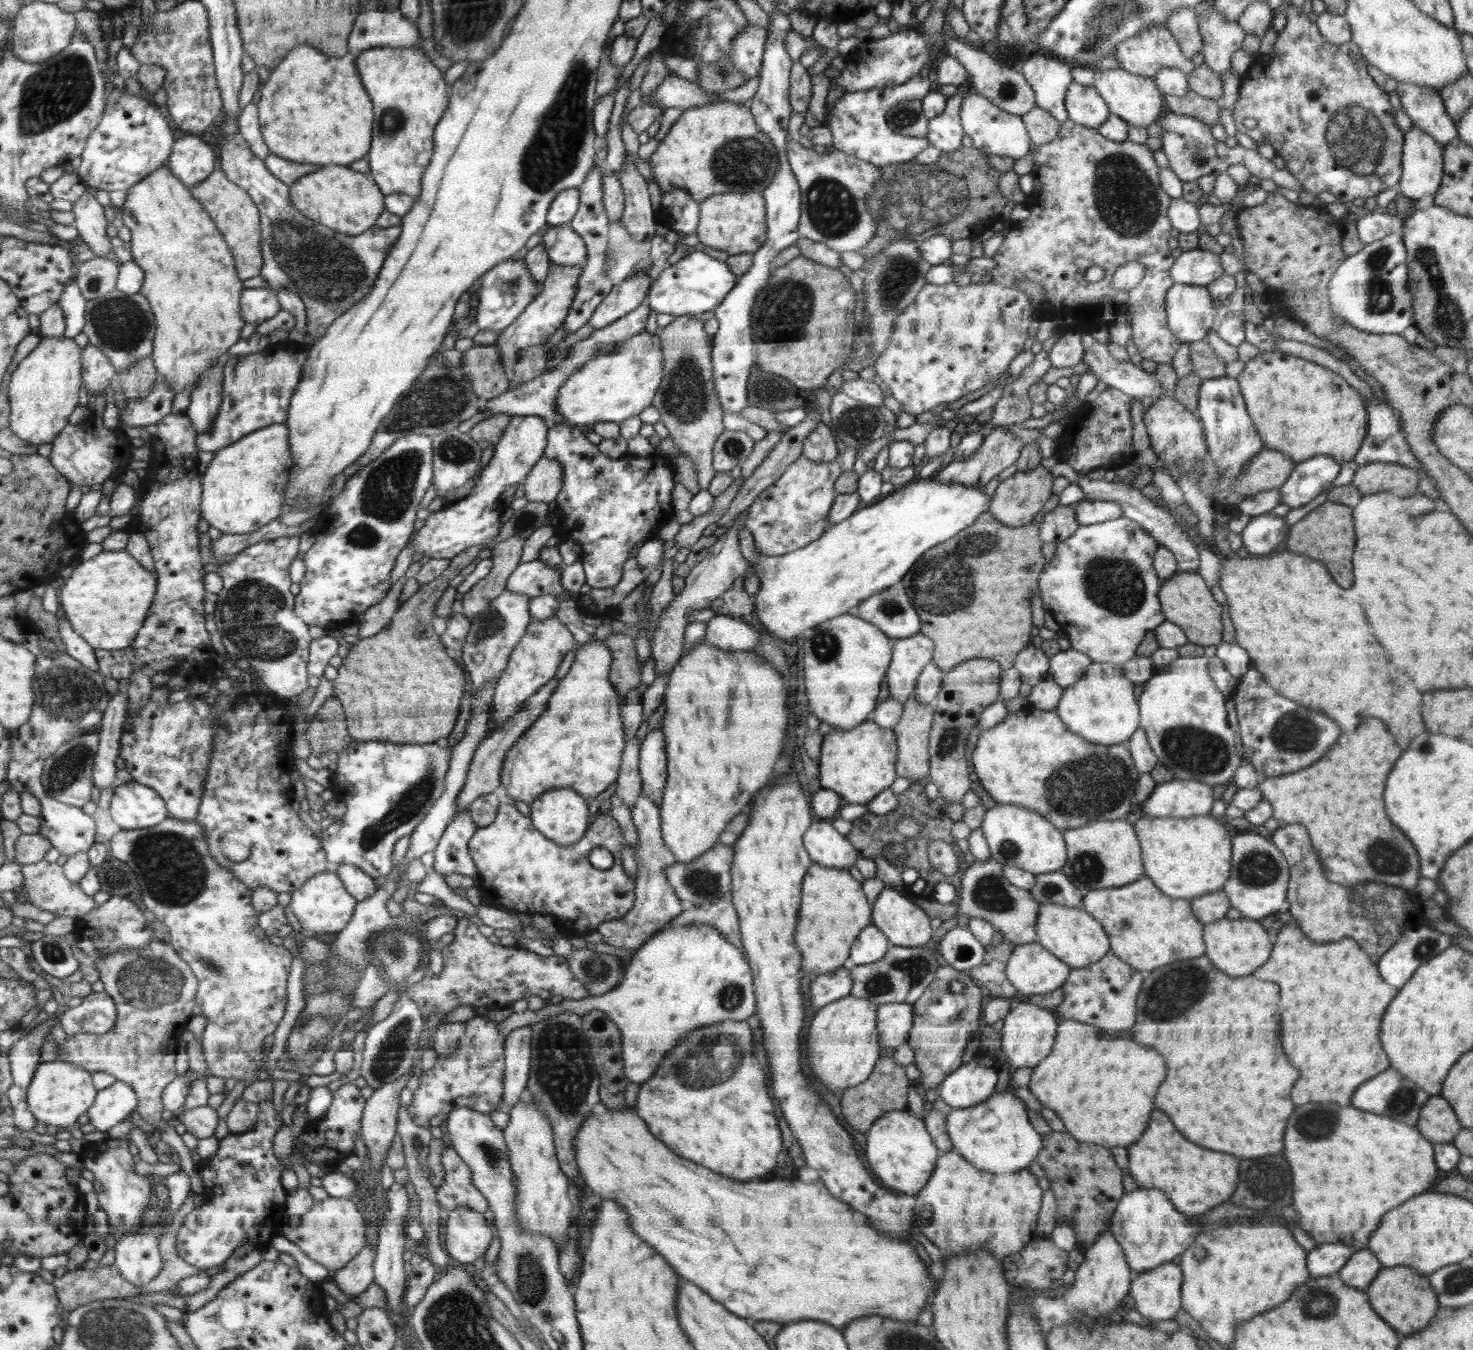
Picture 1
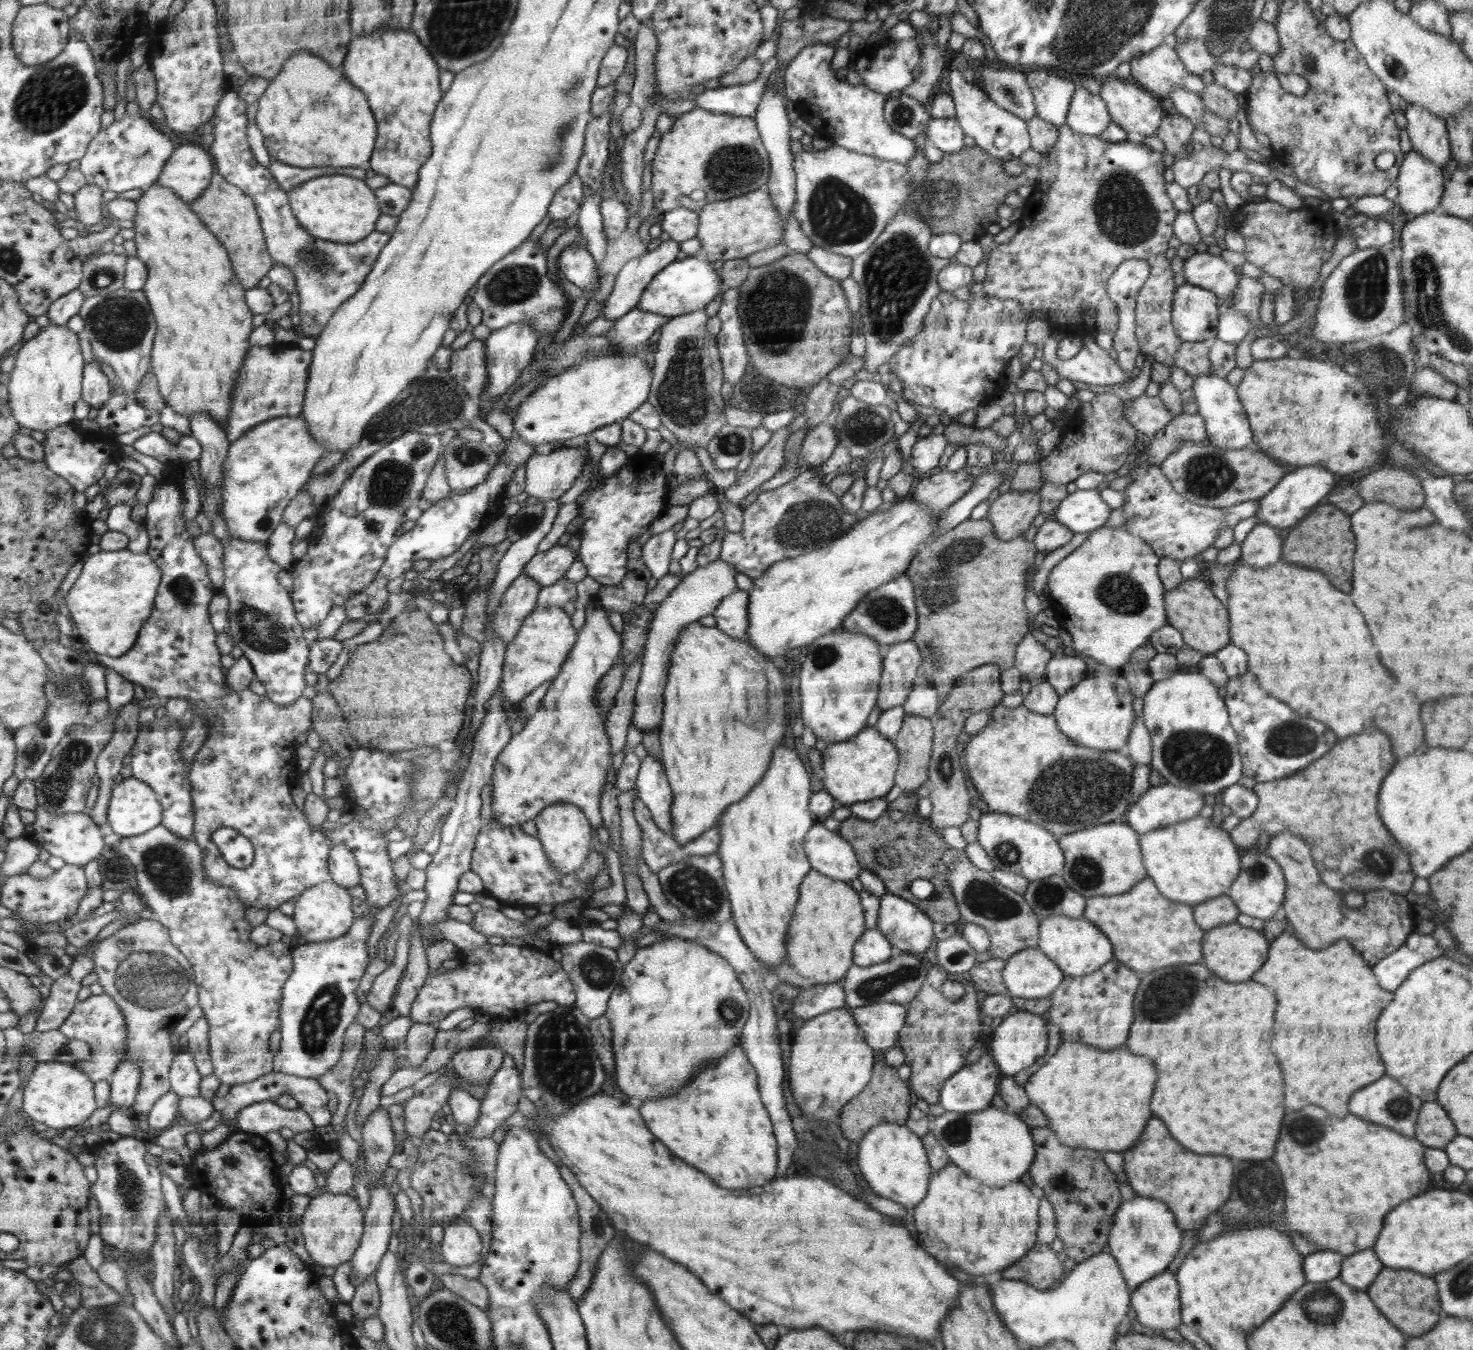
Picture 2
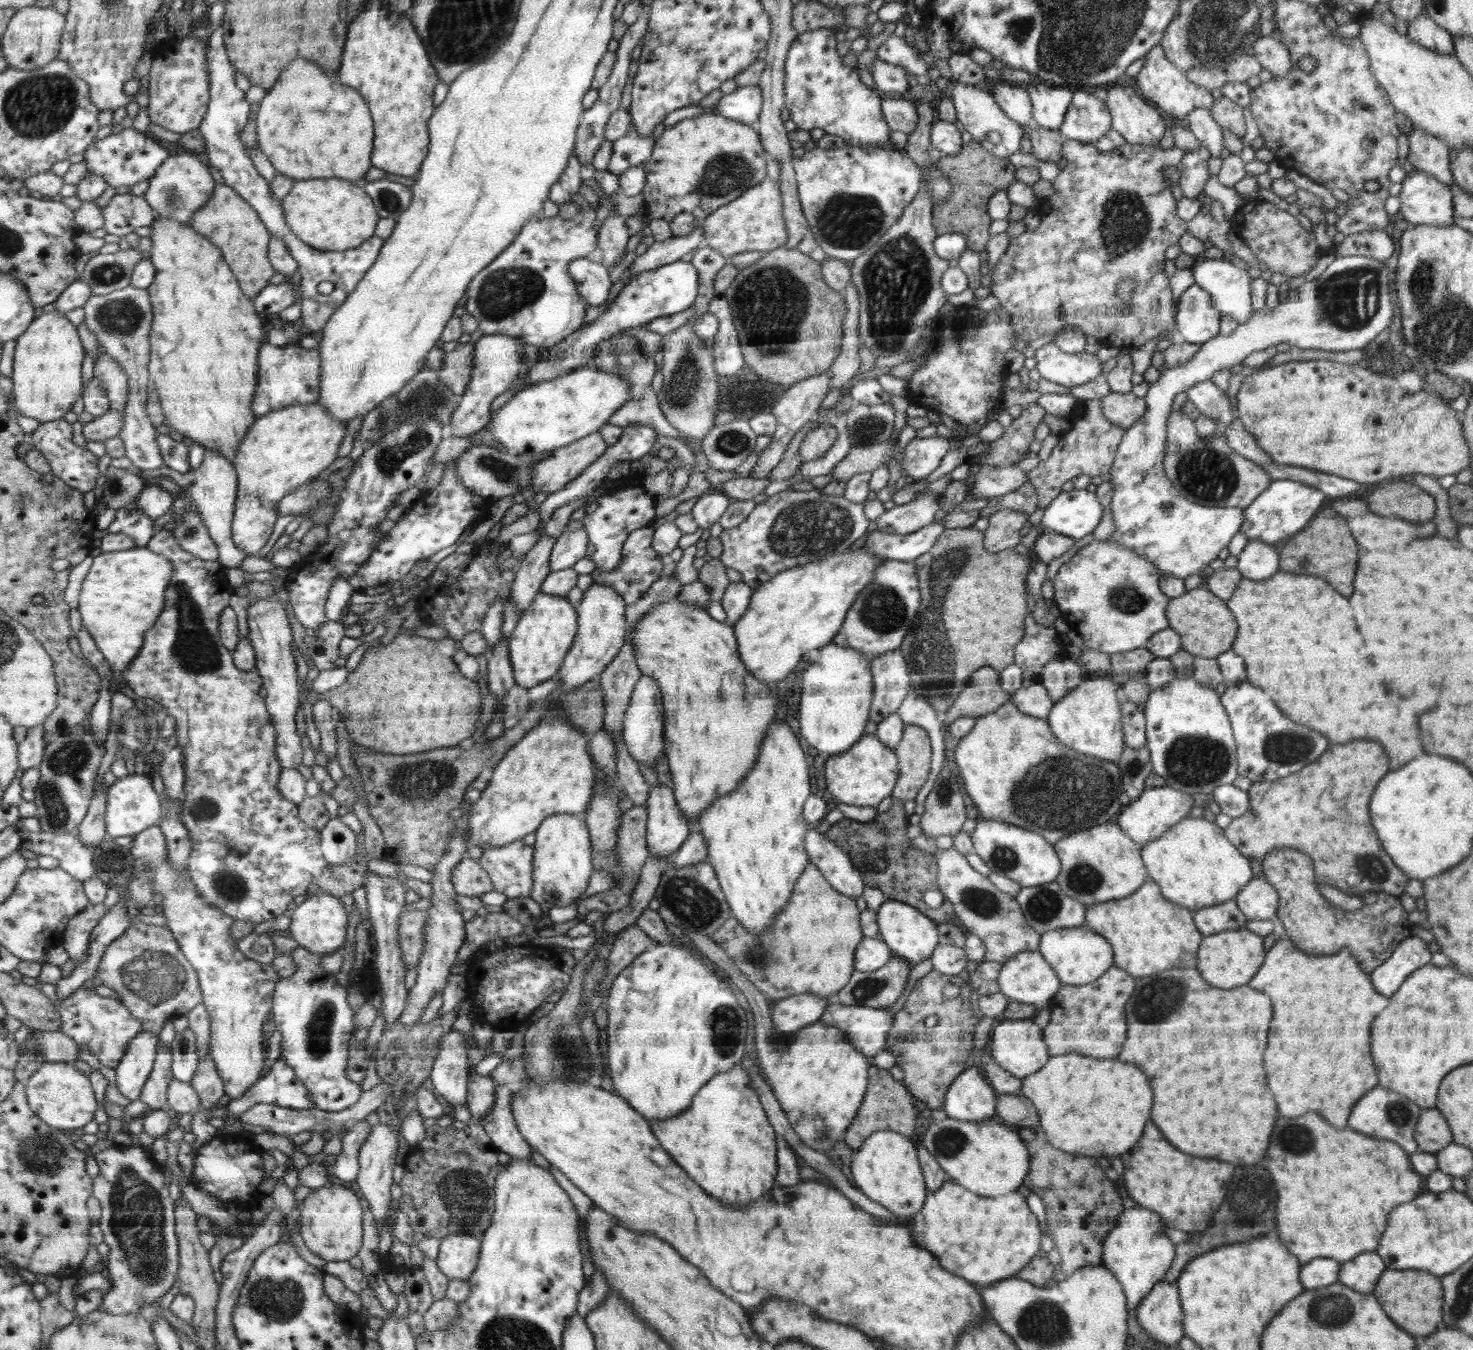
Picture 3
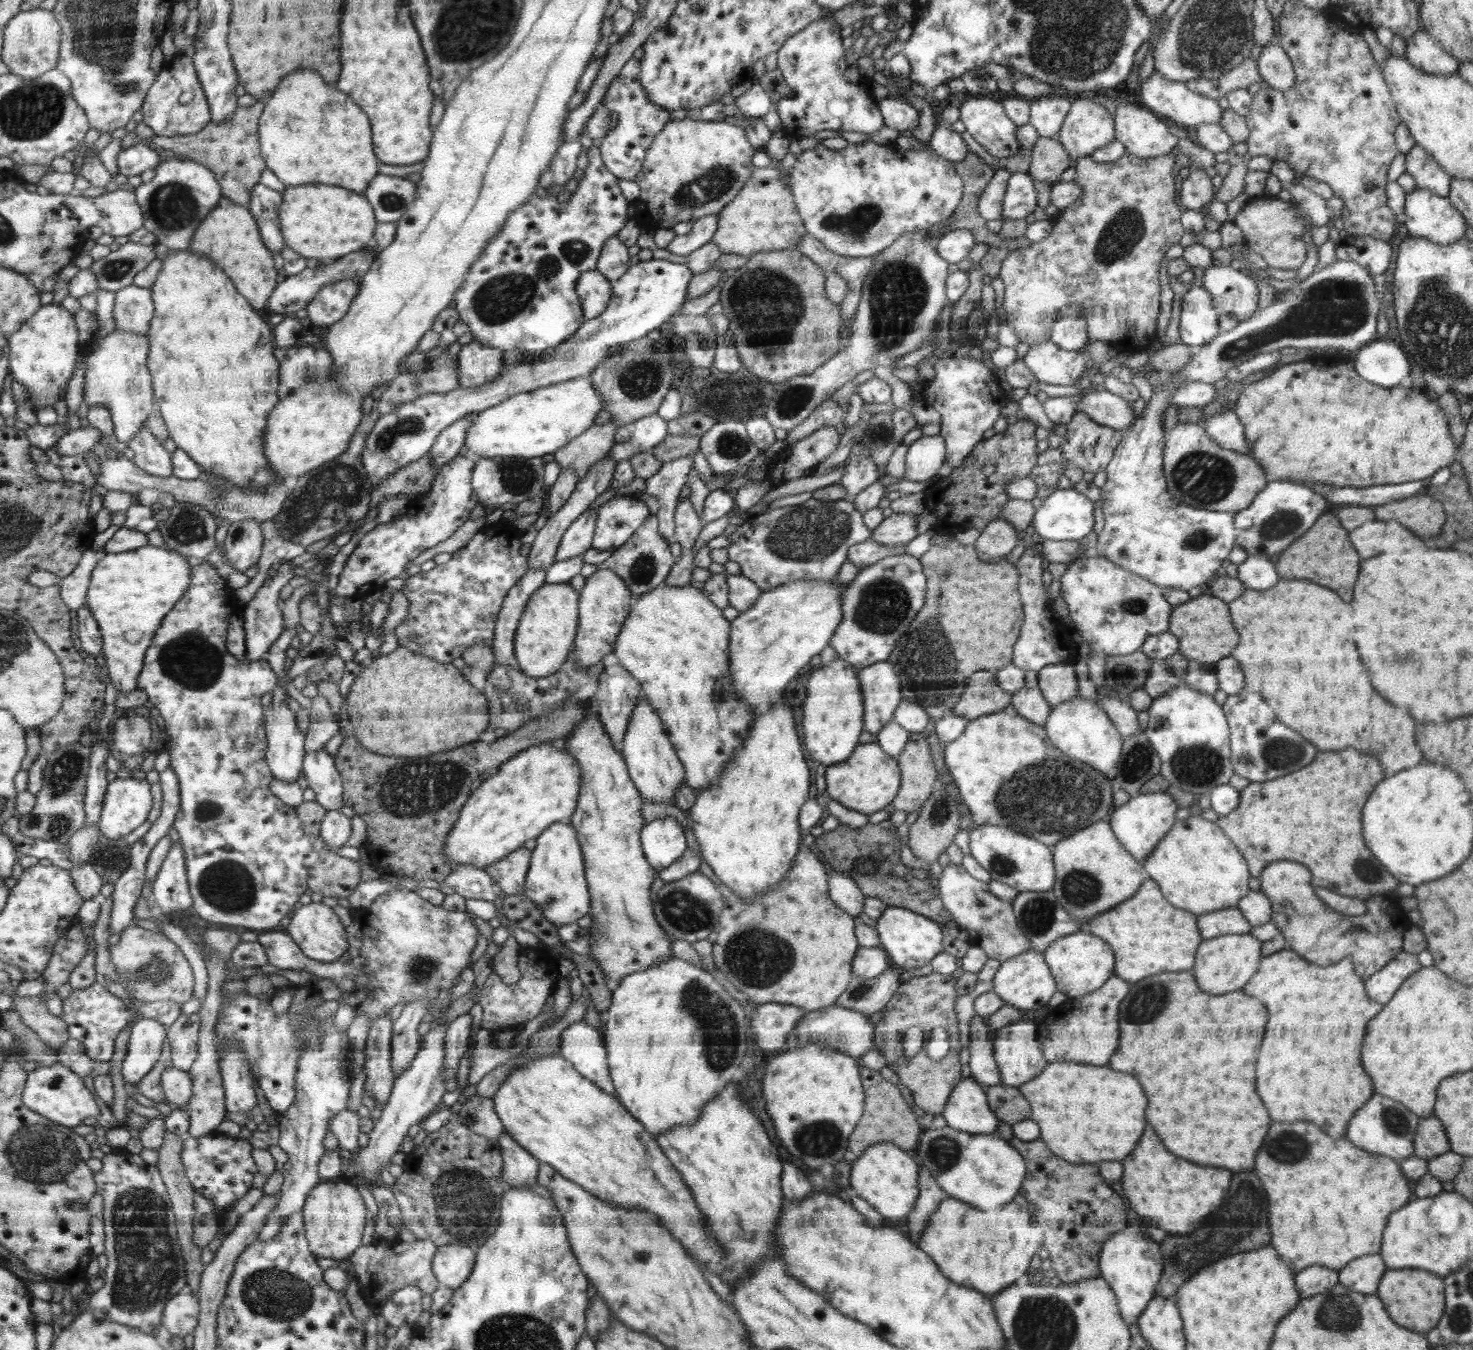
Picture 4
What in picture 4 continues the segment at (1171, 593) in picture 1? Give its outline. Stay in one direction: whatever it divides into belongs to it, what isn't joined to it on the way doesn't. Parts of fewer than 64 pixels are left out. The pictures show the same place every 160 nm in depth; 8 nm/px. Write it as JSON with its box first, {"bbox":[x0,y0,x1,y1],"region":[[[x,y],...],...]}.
{"bbox":[1169,595,1239,665],"region":[[[1200,595],[1196,599],[1173,608],[1170,614],[1169,632],[1179,640],[1179,652],[1188,660],[1216,665],[1222,658],[1230,657],[1239,643],[1239,634],[1234,629],[1228,603],[1214,596]]]}

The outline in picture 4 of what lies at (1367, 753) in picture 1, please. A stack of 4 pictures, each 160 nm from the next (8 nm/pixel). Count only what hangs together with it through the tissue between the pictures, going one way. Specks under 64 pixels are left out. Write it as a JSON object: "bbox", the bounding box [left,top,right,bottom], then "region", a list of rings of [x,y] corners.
{"bbox":[1218,748,1401,899],"region":[[[1354,748],[1340,752],[1318,752],[1310,766],[1261,783],[1250,783],[1240,791],[1240,804],[1228,814],[1219,815],[1218,826],[1242,853],[1251,877],[1259,878],[1264,867],[1276,860],[1296,860],[1308,866],[1312,872],[1312,886],[1322,886],[1344,896],[1368,899],[1374,895],[1387,894],[1401,883],[1366,848],[1362,840],[1362,806],[1370,792],[1382,782],[1384,770],[1376,758],[1360,754]]]}

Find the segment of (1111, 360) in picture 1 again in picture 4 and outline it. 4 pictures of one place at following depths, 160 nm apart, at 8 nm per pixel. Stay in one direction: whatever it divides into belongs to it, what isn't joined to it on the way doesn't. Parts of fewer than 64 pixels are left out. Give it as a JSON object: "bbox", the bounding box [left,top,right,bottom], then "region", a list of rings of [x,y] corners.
{"bbox":[1023,341,1087,386],"region":[[[1046,341],[1031,346],[1023,363],[1040,382],[1070,386],[1085,372],[1087,359],[1081,351],[1064,350]]]}

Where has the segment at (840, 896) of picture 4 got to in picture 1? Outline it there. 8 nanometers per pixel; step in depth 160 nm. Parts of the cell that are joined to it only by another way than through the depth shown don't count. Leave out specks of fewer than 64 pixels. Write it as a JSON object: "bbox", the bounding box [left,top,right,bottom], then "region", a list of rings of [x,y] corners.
{"bbox":[805,820,860,871],"region":[[[819,820],[809,826],[805,832],[805,845],[814,863],[830,868],[849,871],[860,857],[852,843],[828,821]]]}

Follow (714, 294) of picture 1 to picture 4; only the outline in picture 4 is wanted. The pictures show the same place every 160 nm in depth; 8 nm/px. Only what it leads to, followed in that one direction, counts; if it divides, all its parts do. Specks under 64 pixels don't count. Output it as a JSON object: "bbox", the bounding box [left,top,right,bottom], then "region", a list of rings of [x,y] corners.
{"bbox":[363,259,693,489],"region":[[[651,259],[646,262],[640,261],[635,266],[631,265],[629,270],[626,270],[626,273],[612,284],[613,296],[605,308],[605,312],[596,318],[586,320],[585,324],[574,333],[574,336],[568,339],[568,342],[562,342],[562,346],[558,346],[558,350],[554,350],[551,355],[553,358],[550,357],[550,360],[522,362],[515,367],[507,368],[496,380],[482,385],[480,388],[469,389],[459,386],[447,393],[427,393],[416,398],[413,402],[400,404],[400,407],[396,407],[382,417],[379,416],[366,439],[363,452],[363,465],[373,488],[375,489],[386,478],[390,478],[398,469],[405,468],[428,455],[436,444],[438,436],[462,417],[474,412],[481,413],[483,410],[493,409],[495,405],[501,405],[503,401],[521,393],[541,389],[543,386],[557,385],[559,382],[569,381],[574,377],[589,376],[602,361],[608,358],[608,350],[612,346],[644,338],[651,330],[664,325],[671,314],[680,312],[688,300],[688,288],[692,282],[692,276],[693,272],[690,271],[687,264],[676,264],[676,262],[668,262],[668,260]]]}

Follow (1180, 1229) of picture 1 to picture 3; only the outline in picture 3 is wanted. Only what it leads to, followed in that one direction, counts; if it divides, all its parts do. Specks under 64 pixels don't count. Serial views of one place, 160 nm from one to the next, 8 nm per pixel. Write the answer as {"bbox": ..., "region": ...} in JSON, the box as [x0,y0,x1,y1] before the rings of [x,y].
{"bbox":[1102,1205,1175,1309],"region":[[[1139,1205],[1131,1210],[1124,1210],[1124,1213],[1119,1216],[1118,1224],[1108,1233],[1108,1236],[1103,1242],[1102,1263],[1121,1284],[1128,1309],[1137,1308],[1139,1302],[1154,1288],[1154,1285],[1160,1280],[1163,1280],[1163,1276],[1167,1273],[1174,1260],[1175,1244],[1165,1235],[1165,1224],[1160,1218],[1161,1216],[1159,1214]]]}

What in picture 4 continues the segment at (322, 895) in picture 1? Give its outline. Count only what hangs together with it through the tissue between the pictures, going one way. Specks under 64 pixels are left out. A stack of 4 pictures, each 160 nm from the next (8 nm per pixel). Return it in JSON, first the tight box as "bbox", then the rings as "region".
{"bbox":[284,902,349,962],"region":[[[312,902],[308,905],[300,904],[291,915],[290,924],[284,930],[292,937],[292,940],[300,947],[300,950],[308,957],[320,962],[338,961],[340,956],[347,952],[349,942],[344,926],[334,913],[333,908],[324,904]]]}

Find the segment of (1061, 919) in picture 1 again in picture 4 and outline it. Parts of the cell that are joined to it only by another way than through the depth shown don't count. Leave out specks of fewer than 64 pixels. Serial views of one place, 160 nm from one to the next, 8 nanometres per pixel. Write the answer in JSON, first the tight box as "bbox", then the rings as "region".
{"bbox":[1043,930,1115,998],"region":[[[1078,930],[1050,943],[1043,952],[1046,964],[1056,983],[1056,990],[1078,998],[1098,990],[1115,974],[1115,954],[1112,947],[1088,930]]]}

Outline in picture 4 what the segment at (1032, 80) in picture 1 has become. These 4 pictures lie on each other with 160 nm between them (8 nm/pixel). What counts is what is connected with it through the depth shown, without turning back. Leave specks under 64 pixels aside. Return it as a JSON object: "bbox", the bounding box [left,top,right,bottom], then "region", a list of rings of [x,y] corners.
{"bbox":[1029,96,1072,137],"region":[[[1046,96],[1029,100],[1029,124],[1039,137],[1058,135],[1071,107],[1072,97]]]}

